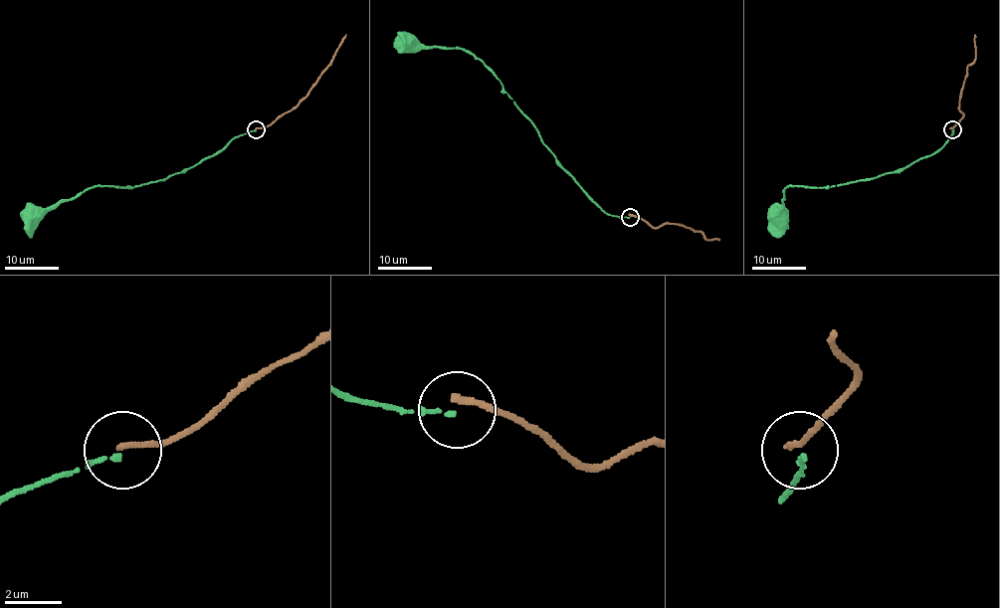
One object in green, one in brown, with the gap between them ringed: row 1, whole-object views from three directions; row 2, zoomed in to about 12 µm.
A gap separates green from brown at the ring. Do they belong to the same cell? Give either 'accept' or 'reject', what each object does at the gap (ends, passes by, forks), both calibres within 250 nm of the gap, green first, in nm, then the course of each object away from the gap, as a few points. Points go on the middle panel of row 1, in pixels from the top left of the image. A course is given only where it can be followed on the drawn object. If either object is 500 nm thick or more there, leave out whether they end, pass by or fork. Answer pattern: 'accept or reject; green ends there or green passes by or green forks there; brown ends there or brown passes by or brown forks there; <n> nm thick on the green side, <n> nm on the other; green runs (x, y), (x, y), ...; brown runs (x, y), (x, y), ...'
reject; green ends there; brown ends there; 130 nm thick on the green side, 220 nm on the other; green runs (629, 217), (607, 215), (542, 141), (501, 83), (471, 54), (406, 43); brown runs (630, 216), (637, 216), (653, 227), (667, 223), (680, 224), (699, 231), (707, 239), (719, 239)

